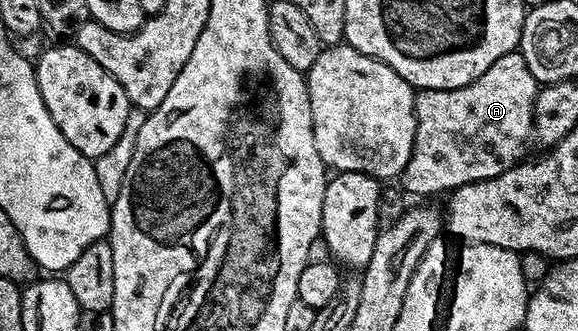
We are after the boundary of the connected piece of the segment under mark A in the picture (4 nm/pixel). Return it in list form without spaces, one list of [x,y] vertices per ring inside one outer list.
[[[520,52],[499,56],[483,76],[463,88],[450,90],[417,90],[415,100],[415,140],[411,156],[399,176],[399,186],[406,195],[452,192],[463,184],[487,180],[507,172],[526,157],[525,145],[533,138],[533,109],[539,84],[527,68]]]

